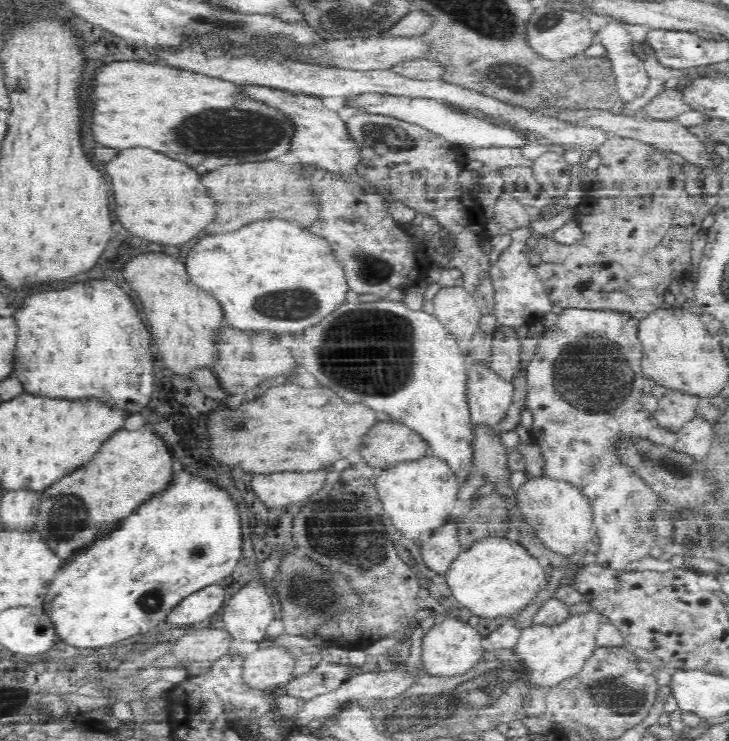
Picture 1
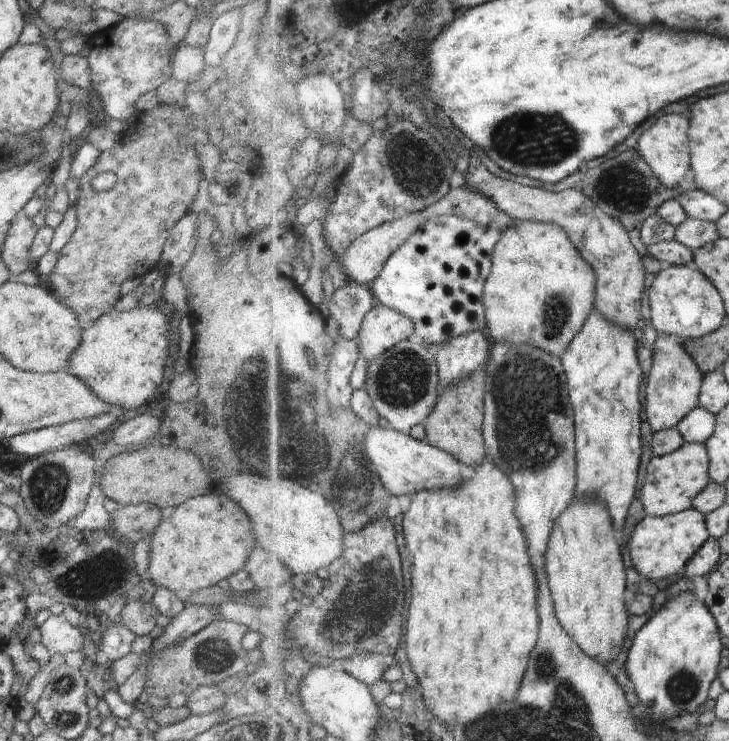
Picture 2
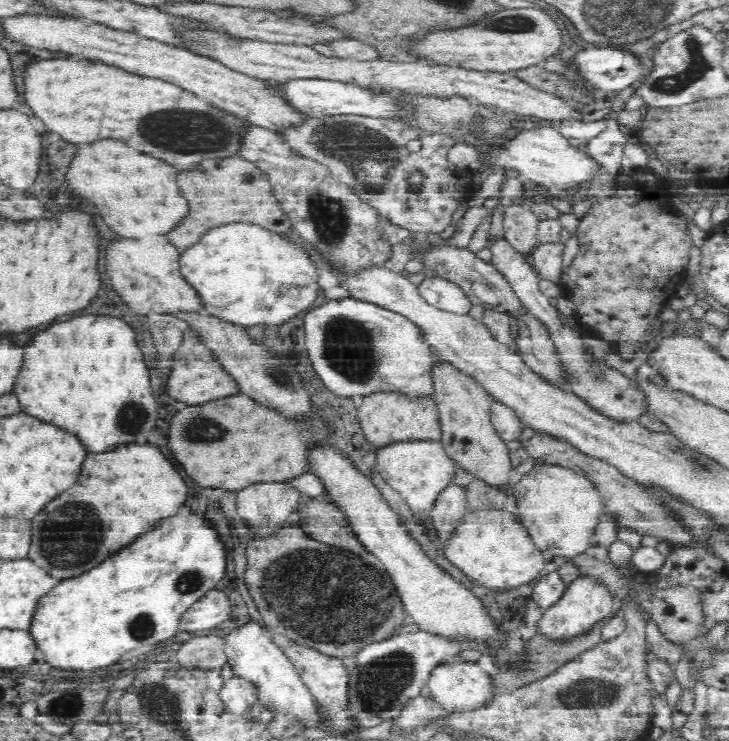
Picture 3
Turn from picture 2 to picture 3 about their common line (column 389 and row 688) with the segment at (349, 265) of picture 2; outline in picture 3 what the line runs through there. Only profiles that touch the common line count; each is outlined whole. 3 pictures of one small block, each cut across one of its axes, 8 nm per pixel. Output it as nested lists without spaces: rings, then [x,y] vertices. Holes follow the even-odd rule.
[[[234,676],[226,680],[221,691],[221,698],[228,709],[234,713],[246,713],[254,706],[260,704],[260,688],[249,678]]]

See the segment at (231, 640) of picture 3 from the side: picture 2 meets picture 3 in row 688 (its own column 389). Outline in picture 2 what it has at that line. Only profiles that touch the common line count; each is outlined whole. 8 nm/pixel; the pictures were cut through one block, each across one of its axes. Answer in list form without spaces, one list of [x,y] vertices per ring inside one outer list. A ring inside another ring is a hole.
[[[500,212],[498,220],[494,224],[480,224],[476,220],[468,220],[464,216],[447,213],[432,217],[426,222],[426,226],[420,228],[420,232],[412,234],[408,242],[404,242],[399,250],[396,250],[377,280],[370,286],[378,301],[400,310],[408,318],[416,322],[416,334],[413,339],[422,343],[438,354],[440,346],[448,344],[450,340],[476,332],[486,330],[489,327],[488,311],[485,304],[485,285],[493,274],[493,261],[495,247],[502,240],[504,232],[516,221]]]

